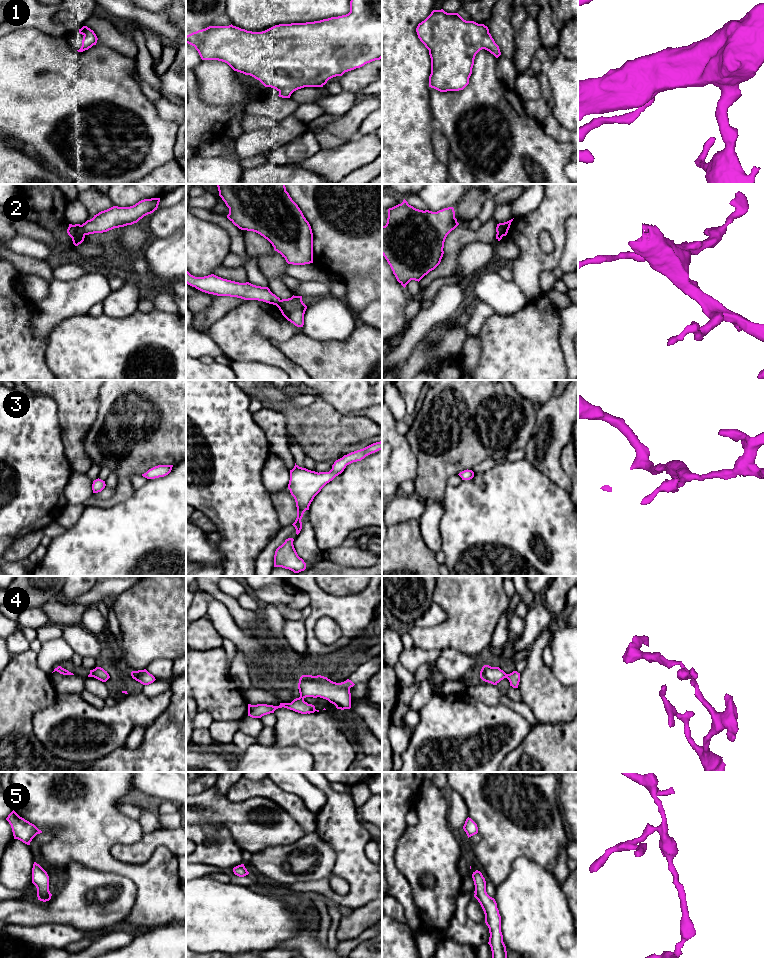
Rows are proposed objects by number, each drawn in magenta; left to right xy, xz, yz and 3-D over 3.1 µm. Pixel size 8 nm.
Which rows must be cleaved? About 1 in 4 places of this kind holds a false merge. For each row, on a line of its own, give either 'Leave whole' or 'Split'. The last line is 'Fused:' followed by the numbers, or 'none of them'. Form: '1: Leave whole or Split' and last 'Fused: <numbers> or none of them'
1: Leave whole
2: Split
3: Leave whole
4: Leave whole
5: Leave whole
Fused: 2

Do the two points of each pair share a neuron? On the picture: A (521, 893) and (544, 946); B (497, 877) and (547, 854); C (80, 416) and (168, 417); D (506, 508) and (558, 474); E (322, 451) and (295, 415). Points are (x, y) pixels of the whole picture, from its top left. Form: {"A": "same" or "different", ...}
{"A": "same", "B": "same", "C": "different", "D": "different", "E": "same"}

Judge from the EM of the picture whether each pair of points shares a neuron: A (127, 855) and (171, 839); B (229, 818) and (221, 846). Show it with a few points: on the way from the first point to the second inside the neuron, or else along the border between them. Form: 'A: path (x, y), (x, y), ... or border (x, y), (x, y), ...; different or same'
A: path (138, 853), (152, 840), (160, 839); same
B: border (203, 826), (227, 830), (233, 841), (240, 848); different

